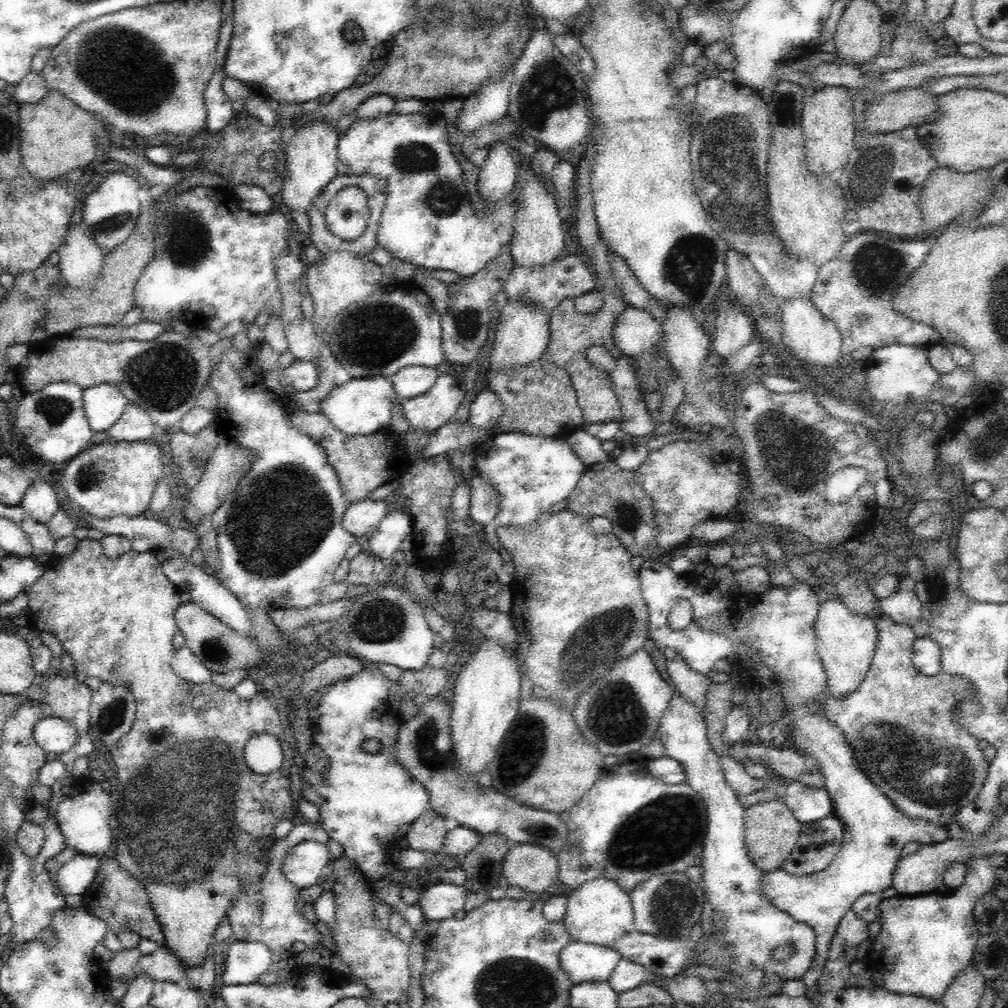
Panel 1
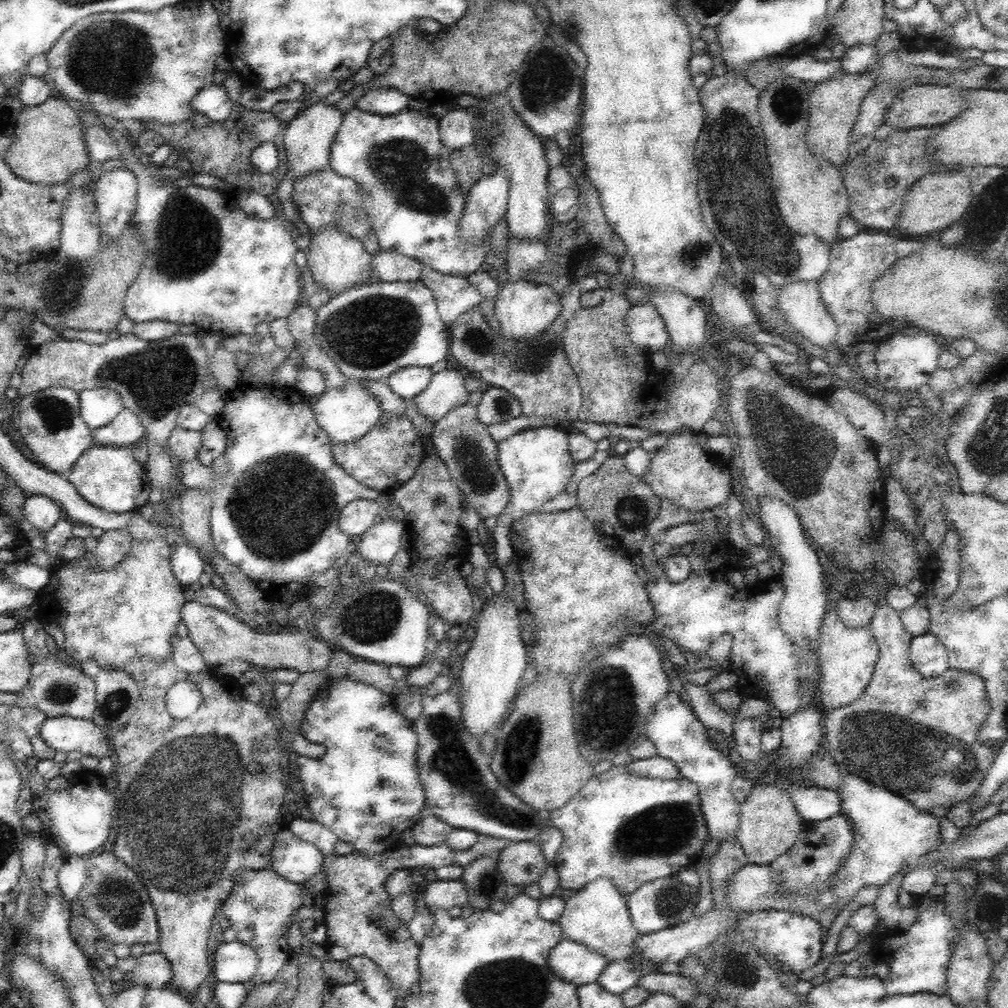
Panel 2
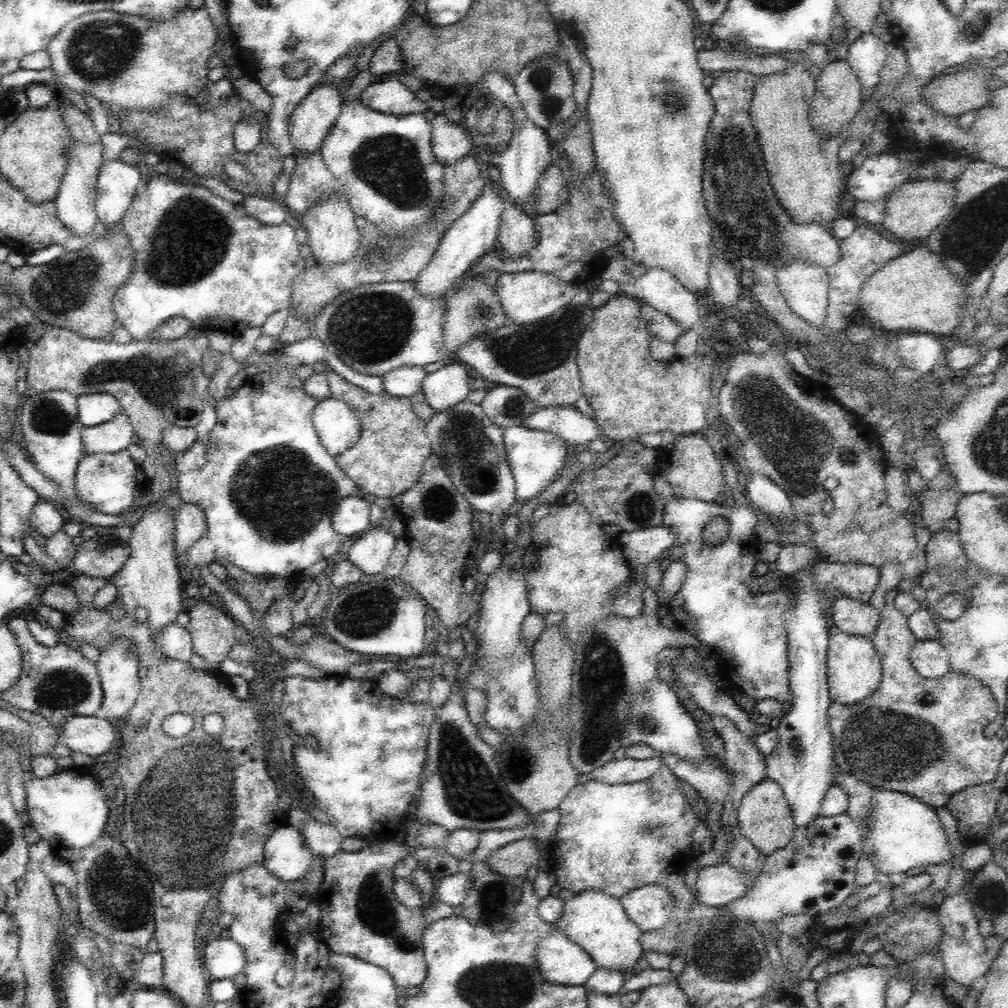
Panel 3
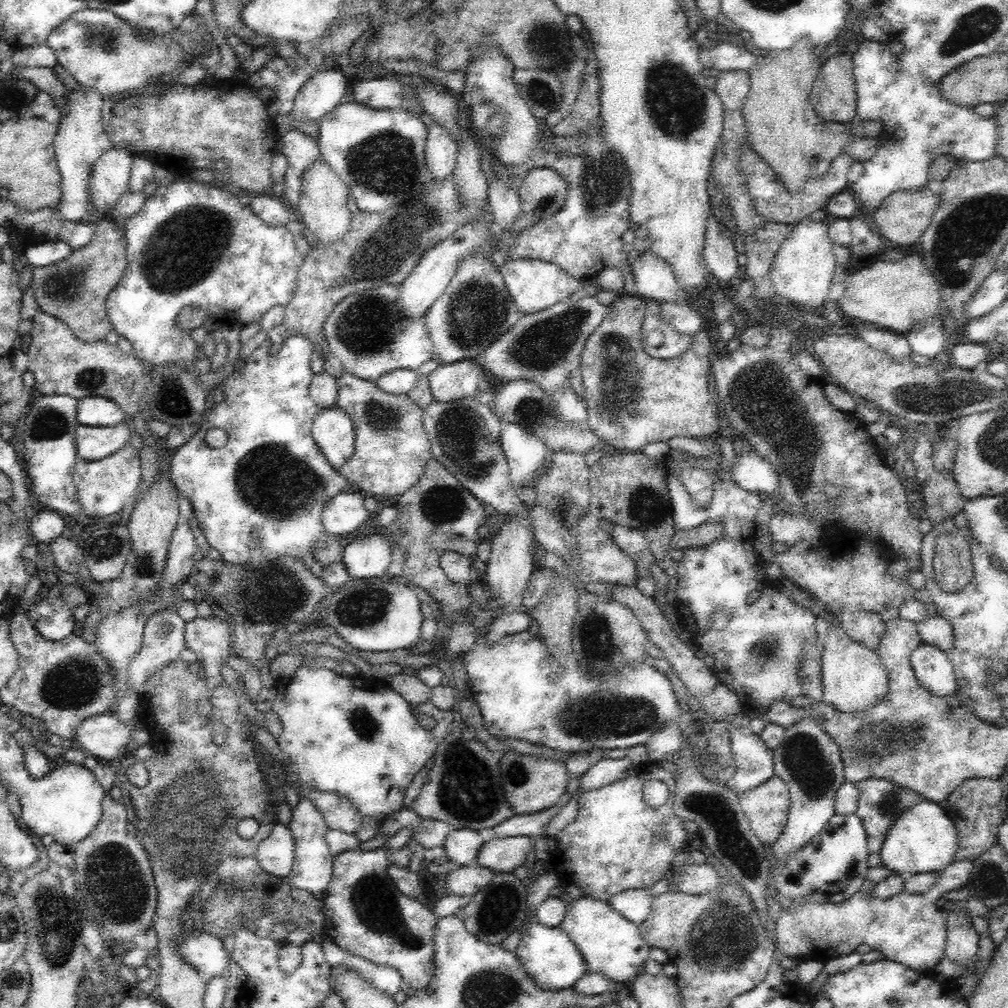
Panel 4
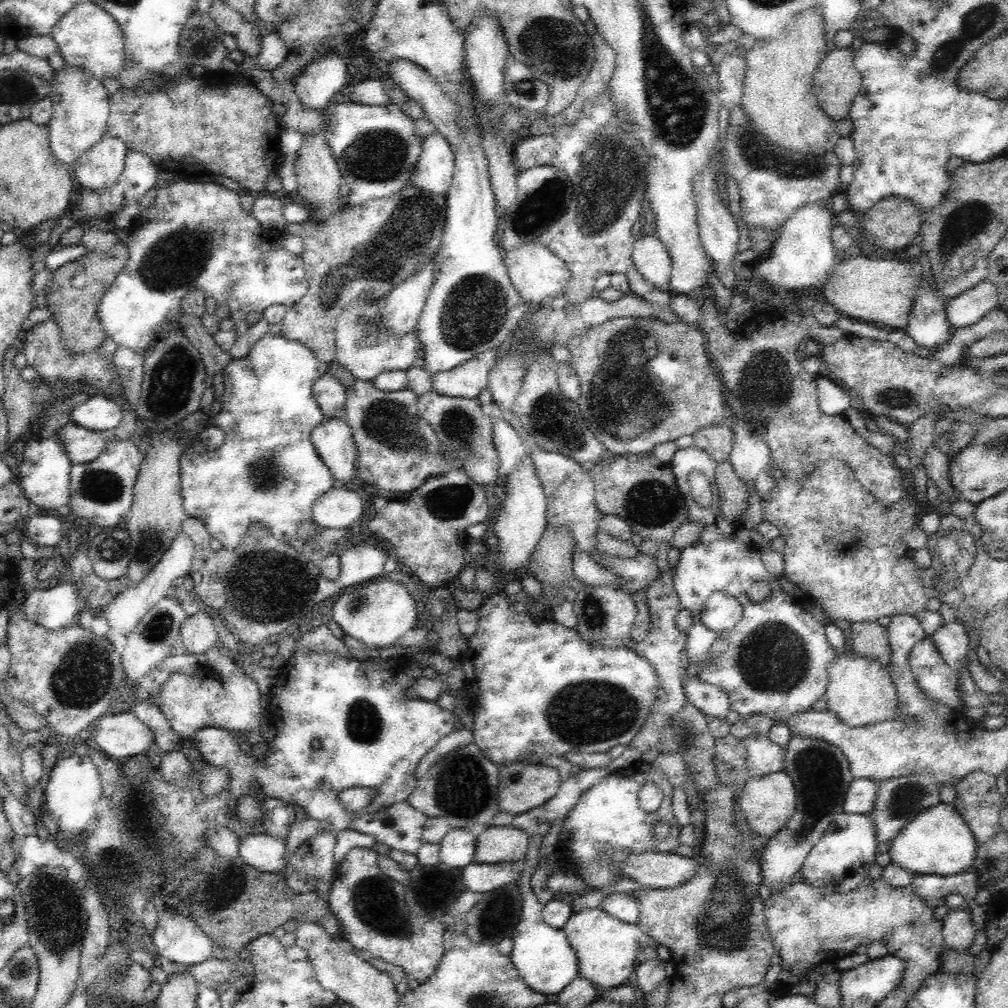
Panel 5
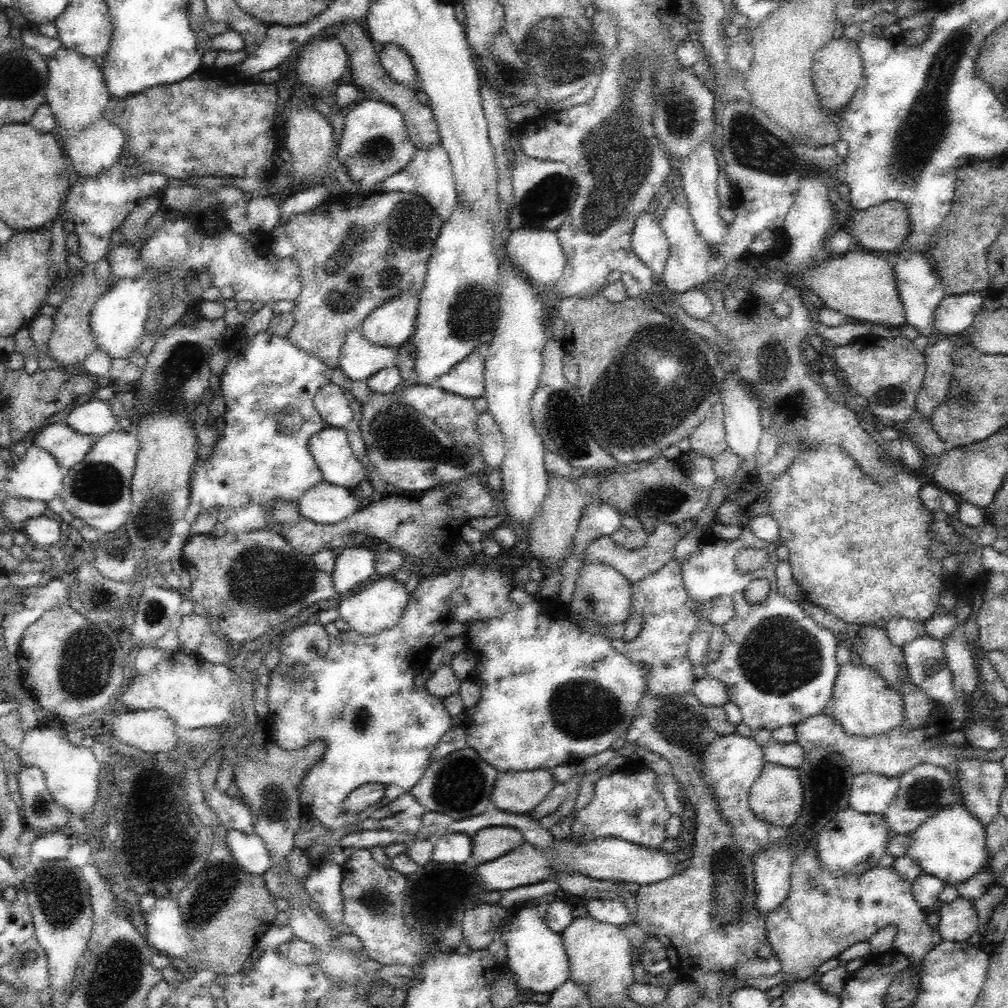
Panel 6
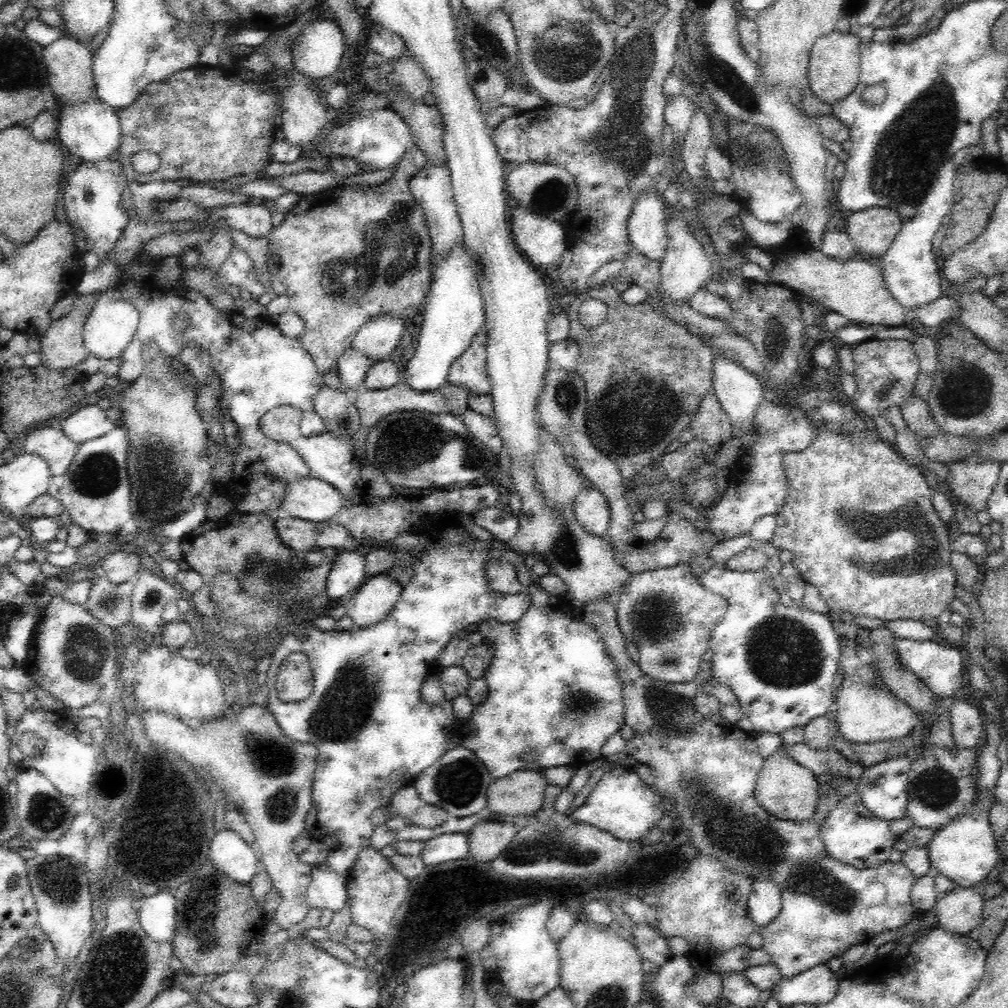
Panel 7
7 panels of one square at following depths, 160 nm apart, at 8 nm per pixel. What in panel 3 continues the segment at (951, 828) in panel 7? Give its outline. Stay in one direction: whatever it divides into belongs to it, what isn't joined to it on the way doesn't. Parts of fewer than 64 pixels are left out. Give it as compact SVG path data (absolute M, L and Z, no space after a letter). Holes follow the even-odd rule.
M880 789L873 798L873 813L867 830L862 831L862 833L865 833L865 842L863 843L865 854L869 856L869 860L873 862L877 872L889 875L900 872L906 873L907 870L916 868L916 866L926 867L952 860L952 851L950 851L950 846L947 843L940 819L936 815L936 809L909 794Z

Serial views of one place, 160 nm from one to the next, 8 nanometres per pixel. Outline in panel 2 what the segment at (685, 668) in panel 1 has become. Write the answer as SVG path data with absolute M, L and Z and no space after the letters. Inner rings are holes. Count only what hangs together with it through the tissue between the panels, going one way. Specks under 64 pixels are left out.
M683 680L684 689L690 697L690 706L698 720L707 728L720 730L726 739L733 741L734 715L728 714L714 701L714 698L704 687L697 686L694 682Z

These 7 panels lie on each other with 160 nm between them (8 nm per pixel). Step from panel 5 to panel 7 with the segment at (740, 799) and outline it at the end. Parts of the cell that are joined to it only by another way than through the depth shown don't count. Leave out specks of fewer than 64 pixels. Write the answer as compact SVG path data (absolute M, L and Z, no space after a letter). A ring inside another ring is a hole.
M780 744L774 754L764 758L755 786L755 797L760 806L780 820L806 820L814 814L819 802L819 781L817 776L788 754L786 746Z

